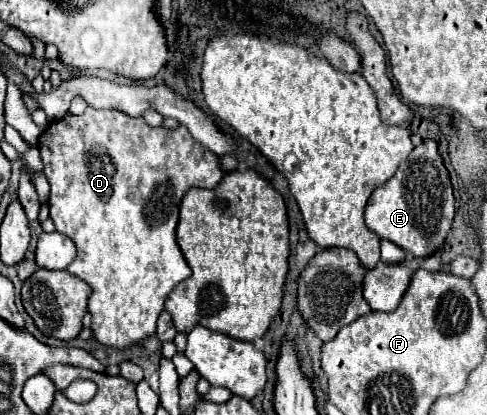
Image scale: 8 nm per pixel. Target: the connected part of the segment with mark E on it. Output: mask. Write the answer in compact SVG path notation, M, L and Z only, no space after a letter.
M424 139L386 183L374 187L374 193L366 203L364 219L368 229L372 229L380 239L396 243L414 257L426 257L444 241L452 227L454 211L456 199L444 159L438 153L438 143L434 139Z

